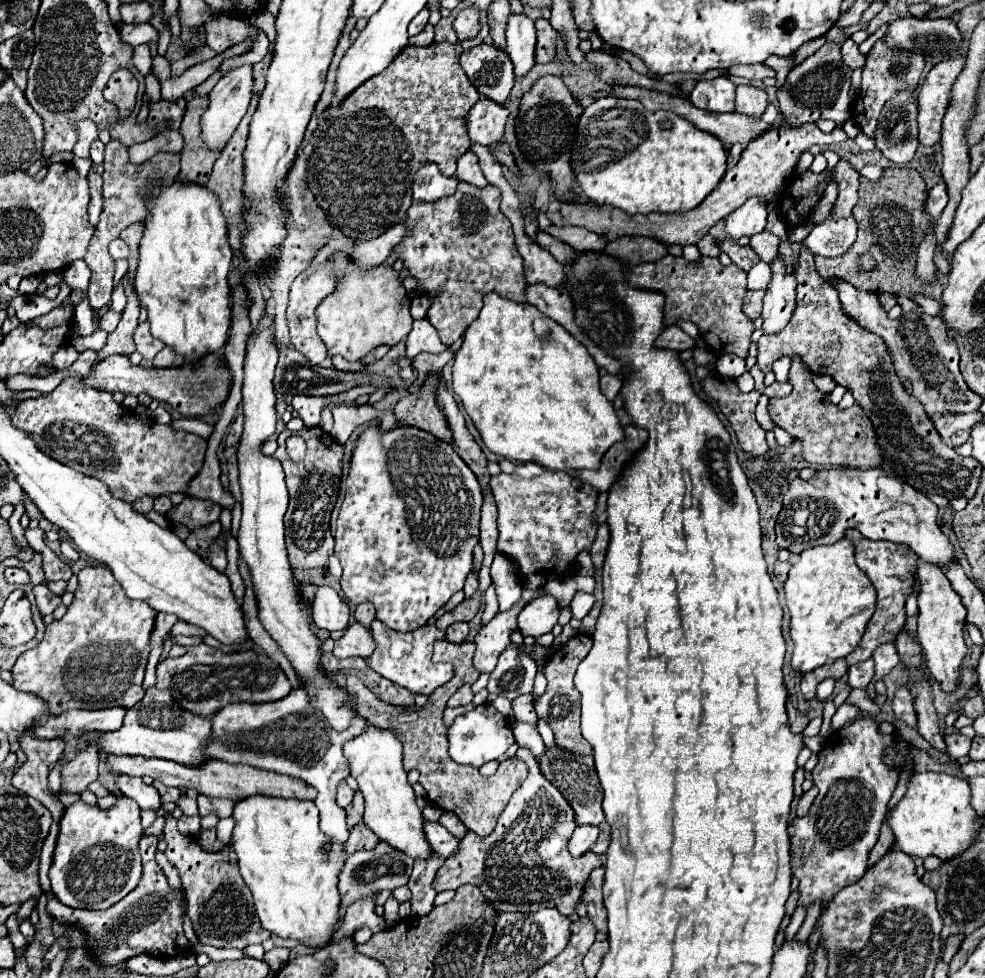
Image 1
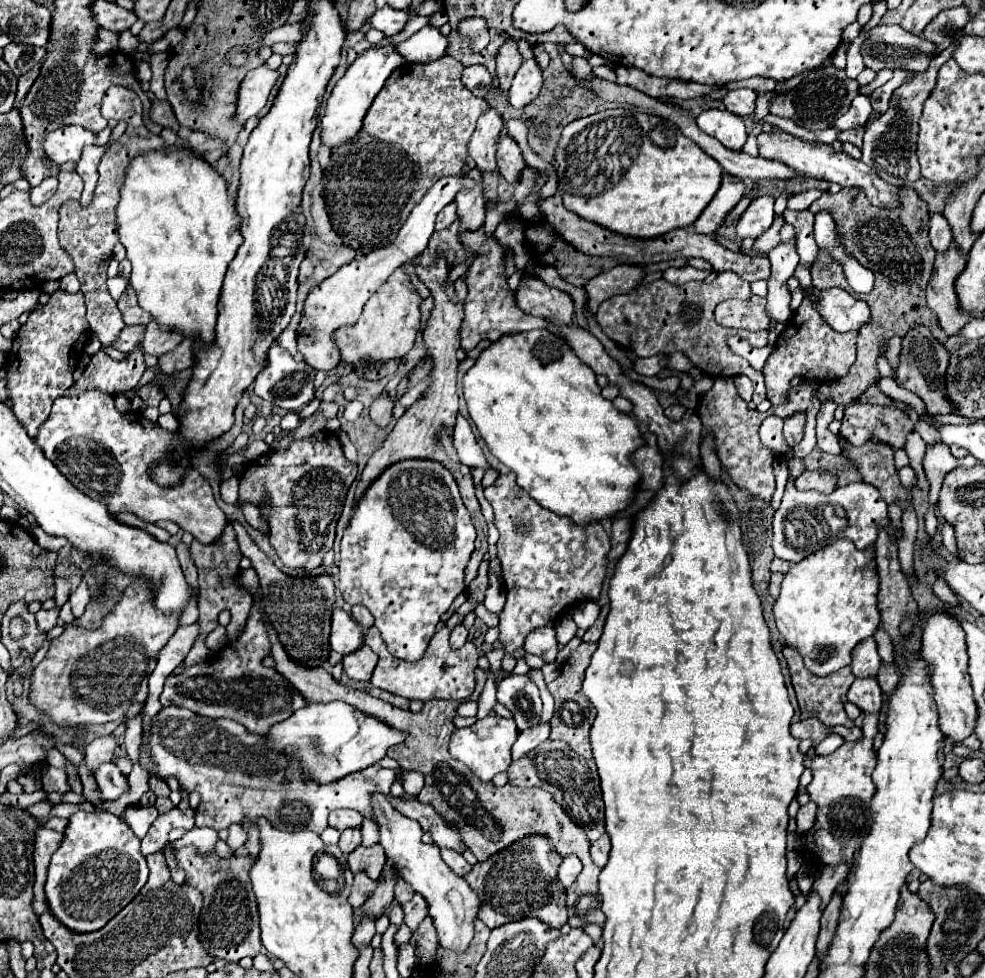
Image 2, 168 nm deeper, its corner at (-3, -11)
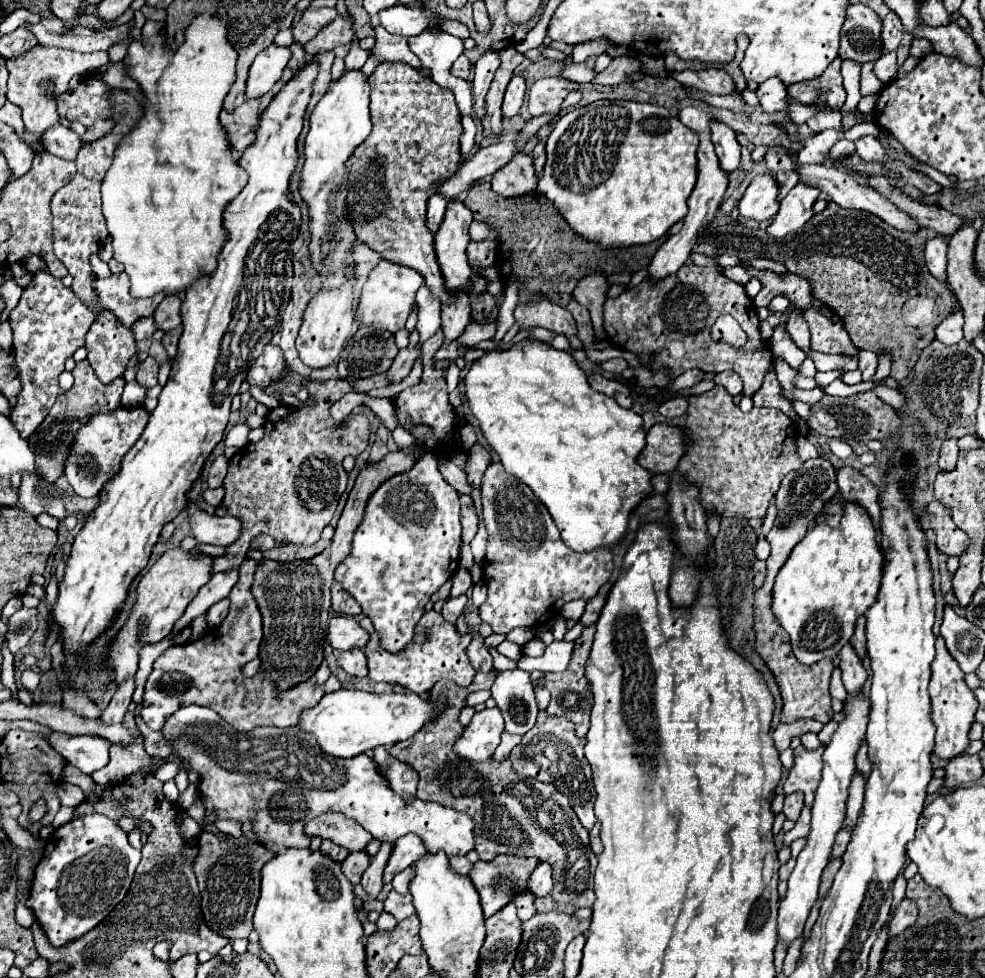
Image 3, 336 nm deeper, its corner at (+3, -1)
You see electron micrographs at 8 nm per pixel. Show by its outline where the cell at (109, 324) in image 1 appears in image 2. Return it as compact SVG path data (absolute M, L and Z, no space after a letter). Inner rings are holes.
M144 325L124 327L124 331L122 331L122 335L118 337L118 343L114 345L114 349L124 351L124 353L130 353L130 351L138 349L140 343L142 343L142 339L144 339L144 331L146 331Z

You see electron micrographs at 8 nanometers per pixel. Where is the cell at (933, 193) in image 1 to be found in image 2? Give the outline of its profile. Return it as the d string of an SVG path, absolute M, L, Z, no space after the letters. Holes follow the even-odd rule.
M932 213L930 219L930 245L936 253L946 253L950 249L952 235L950 235L950 225L946 223L944 215Z

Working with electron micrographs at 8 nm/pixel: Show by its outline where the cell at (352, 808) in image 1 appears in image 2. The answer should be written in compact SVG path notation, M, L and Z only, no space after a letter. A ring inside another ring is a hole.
M342 831L338 847L340 847L342 853L350 853L350 851L354 851L354 847L360 845L360 841L362 841L362 833L360 831Z

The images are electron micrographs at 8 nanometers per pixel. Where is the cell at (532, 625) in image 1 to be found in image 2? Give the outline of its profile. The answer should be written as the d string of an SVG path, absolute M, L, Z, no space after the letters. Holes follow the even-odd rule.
M542 627L538 631L532 631L526 637L524 649L526 649L526 653L538 655L546 663L552 663L556 659L556 653L558 653L558 641L556 641L554 629L552 627Z

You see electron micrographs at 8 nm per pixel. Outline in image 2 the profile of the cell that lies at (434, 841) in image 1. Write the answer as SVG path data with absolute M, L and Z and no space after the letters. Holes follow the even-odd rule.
M442 851L442 859L444 859L446 865L452 867L452 871L458 873L460 877L464 877L464 875L472 869L472 865L470 865L462 855L454 855L454 851Z

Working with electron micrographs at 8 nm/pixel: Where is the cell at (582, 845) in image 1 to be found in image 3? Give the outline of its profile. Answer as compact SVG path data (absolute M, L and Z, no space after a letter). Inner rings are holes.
M540 863L530 881L528 881L528 889L532 891L534 897L546 897L552 893L552 865L550 863Z

